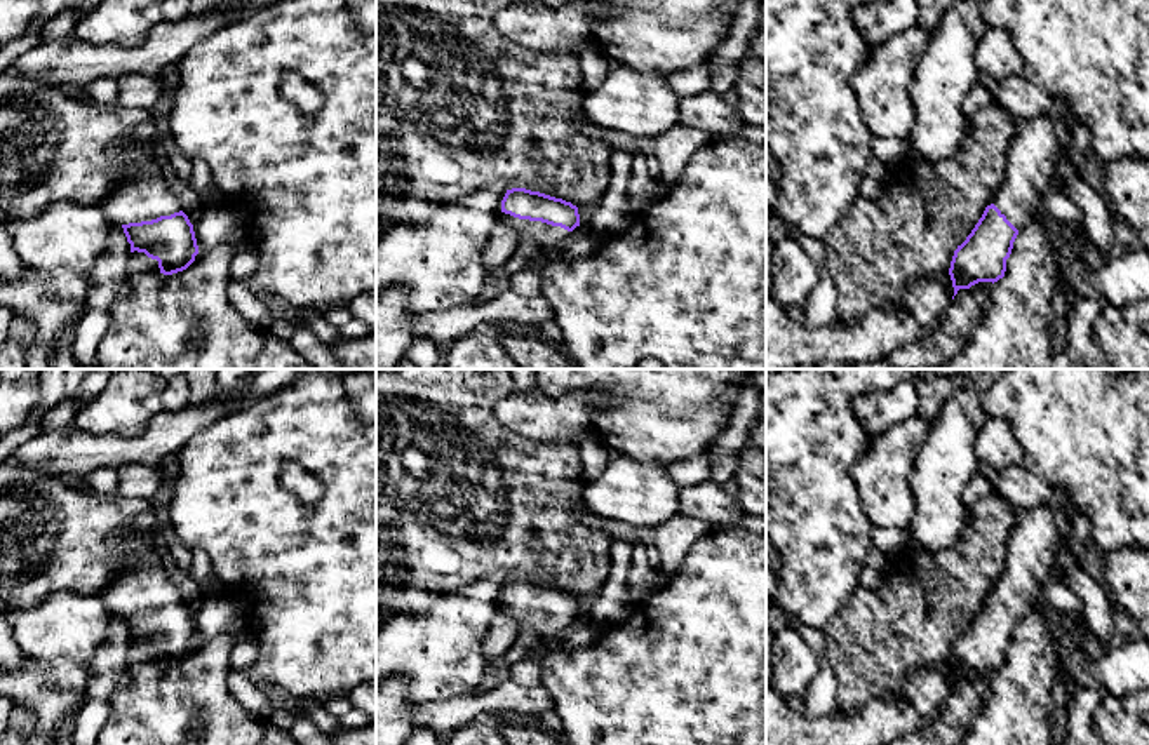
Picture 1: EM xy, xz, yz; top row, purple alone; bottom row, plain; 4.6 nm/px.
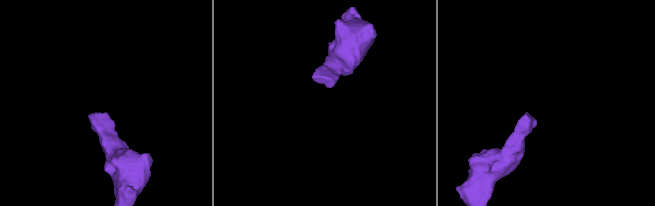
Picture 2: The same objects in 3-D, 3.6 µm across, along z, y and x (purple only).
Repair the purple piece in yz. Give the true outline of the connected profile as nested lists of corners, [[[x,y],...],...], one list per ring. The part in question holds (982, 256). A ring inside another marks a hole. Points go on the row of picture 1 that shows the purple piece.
[[[1053,97],[1053,111],[1031,120],[1018,120],[1006,151],[1005,179],[994,202],[954,251],[949,275],[954,296],[978,282],[998,282],[1005,277],[1018,230],[1039,211],[1055,165],[1071,132],[1065,120],[1071,110],[1062,97]]]

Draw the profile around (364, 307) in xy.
[[[376,292],[362,294],[348,303],[353,319],[376,326]]]

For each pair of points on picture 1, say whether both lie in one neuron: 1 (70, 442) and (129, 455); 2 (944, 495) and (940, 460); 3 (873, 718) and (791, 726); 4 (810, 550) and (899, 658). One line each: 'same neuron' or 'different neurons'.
1: same neuron
2: same neuron
3: same neuron
4: different neurons

